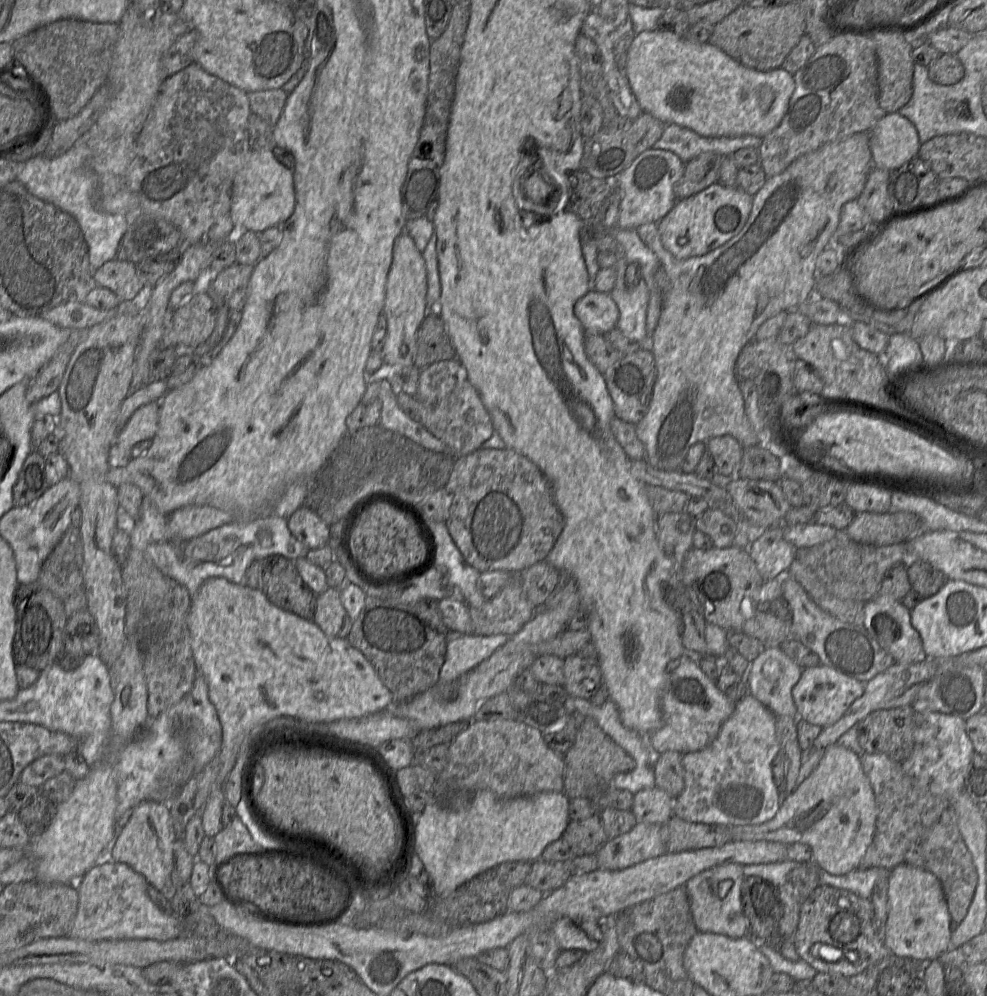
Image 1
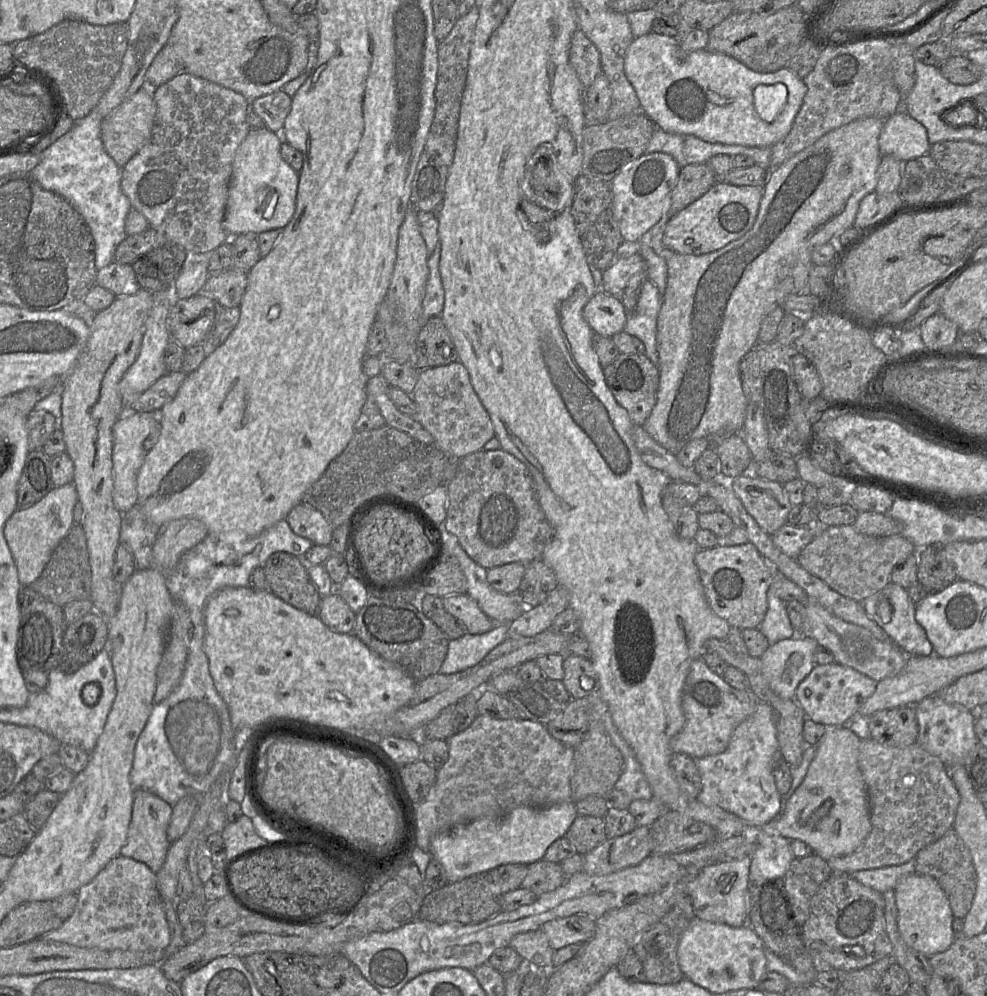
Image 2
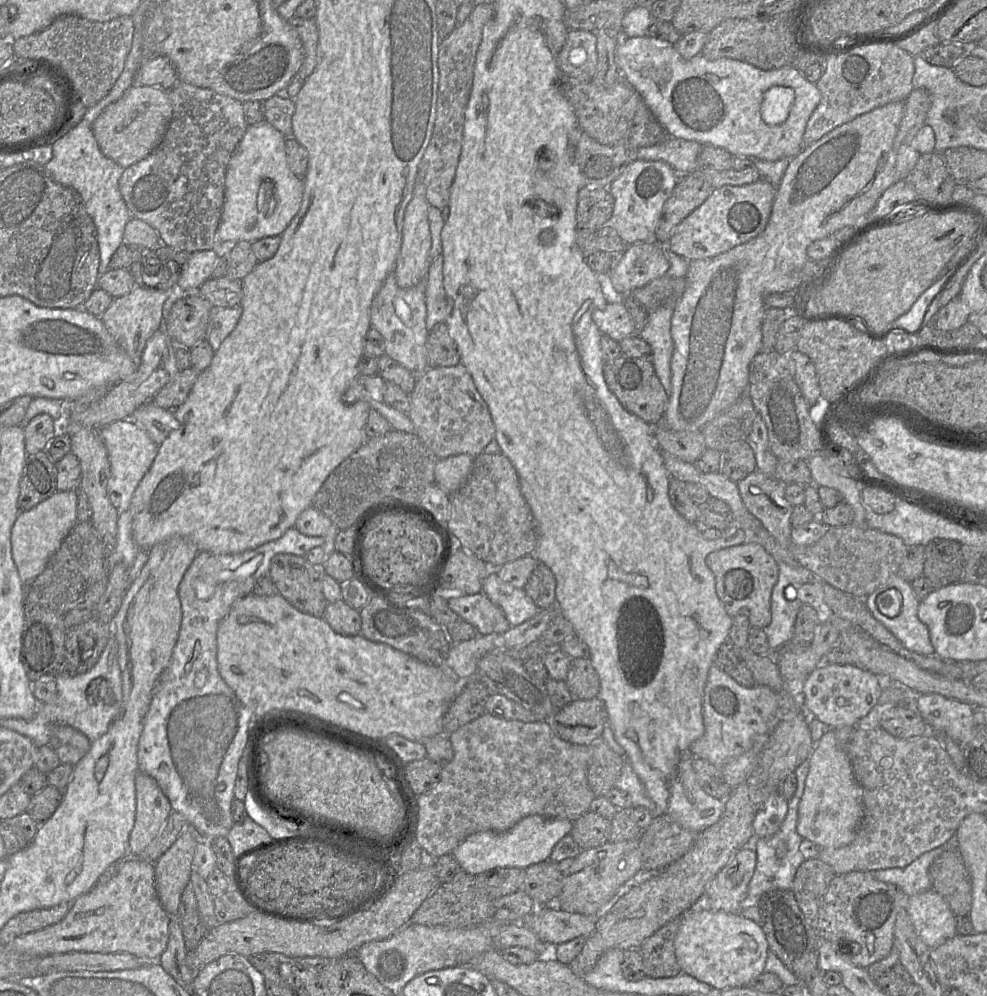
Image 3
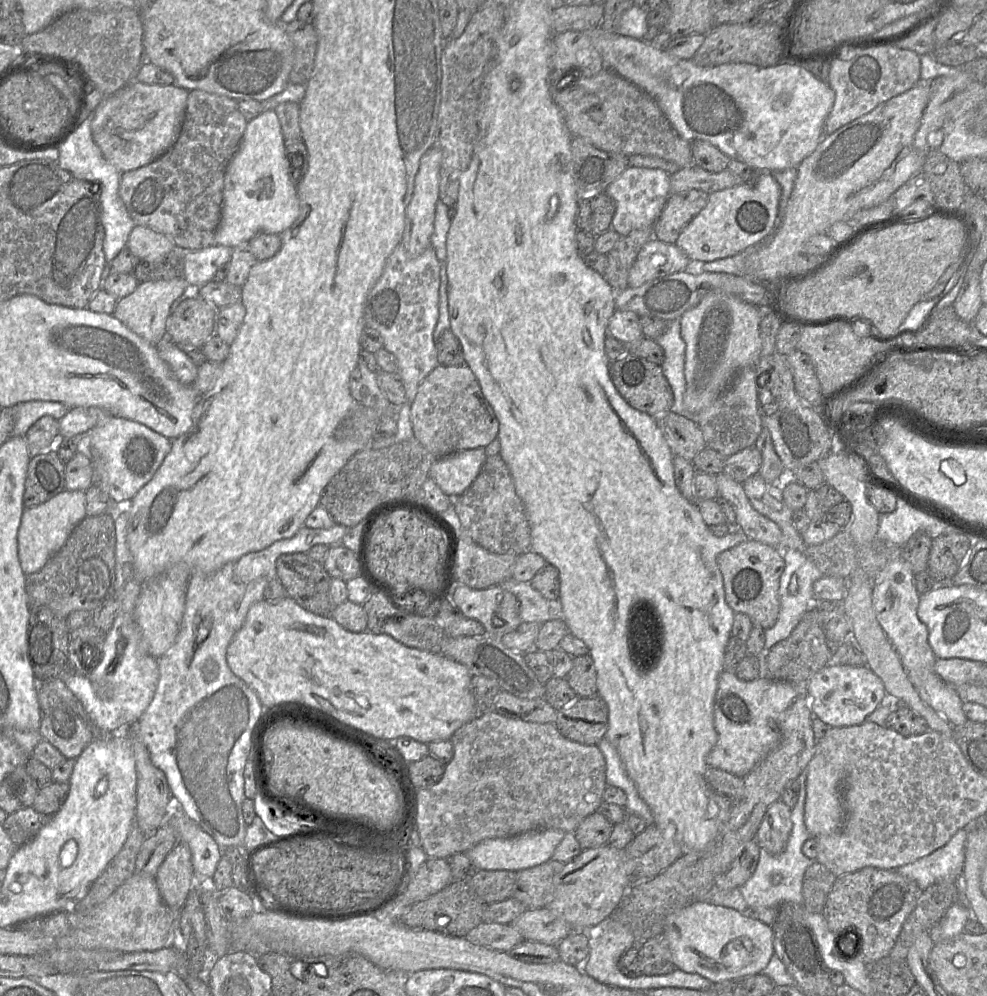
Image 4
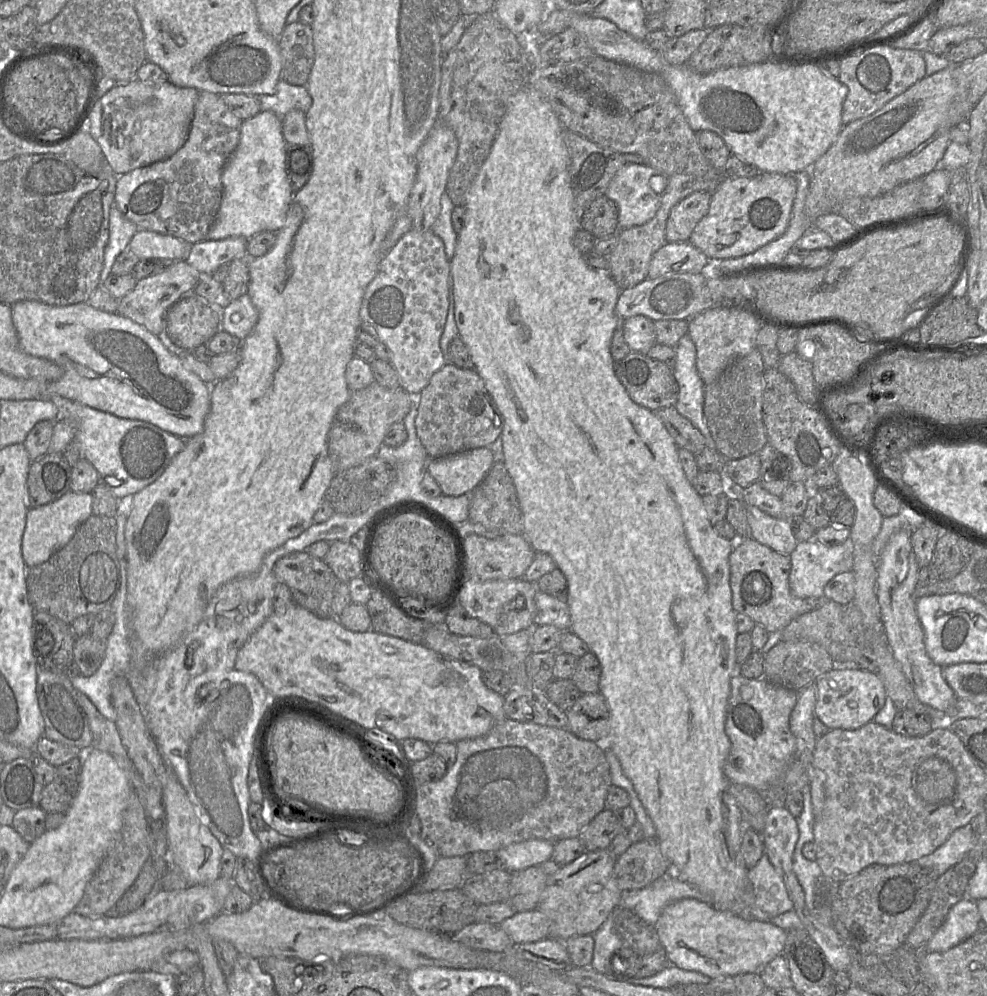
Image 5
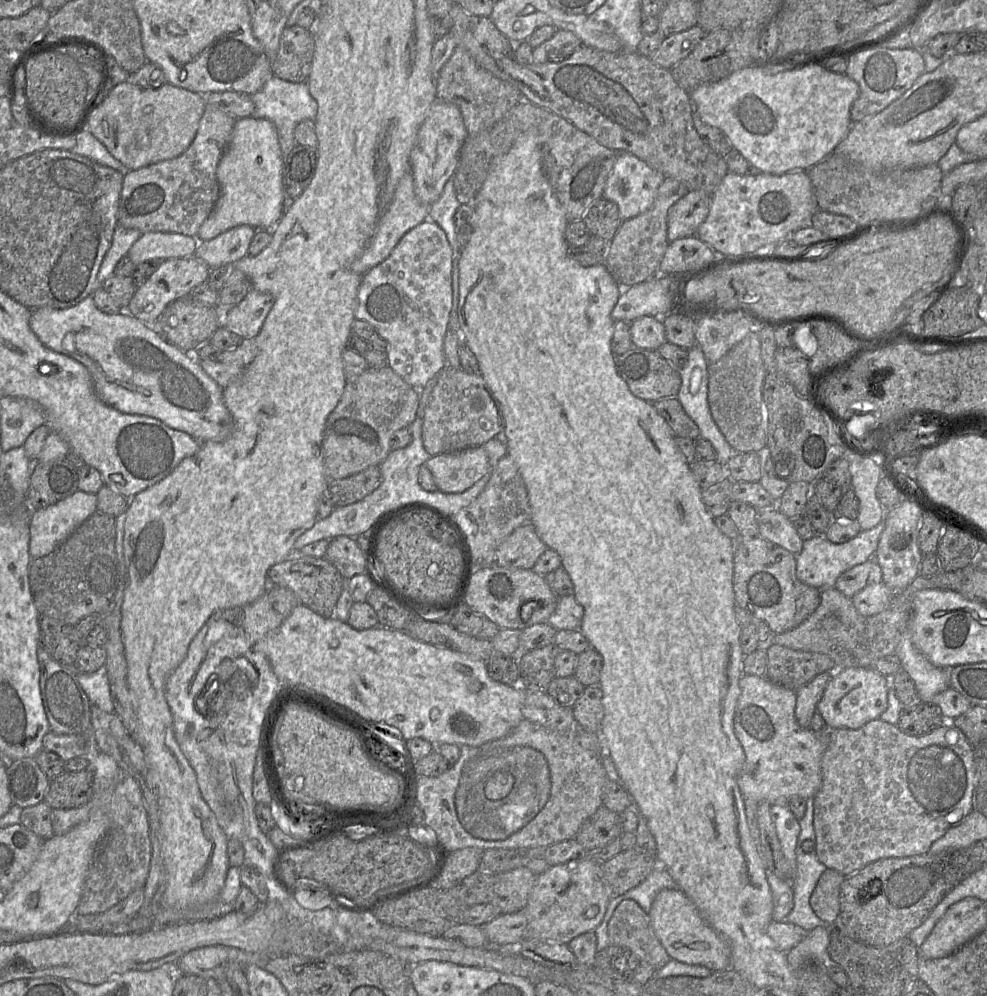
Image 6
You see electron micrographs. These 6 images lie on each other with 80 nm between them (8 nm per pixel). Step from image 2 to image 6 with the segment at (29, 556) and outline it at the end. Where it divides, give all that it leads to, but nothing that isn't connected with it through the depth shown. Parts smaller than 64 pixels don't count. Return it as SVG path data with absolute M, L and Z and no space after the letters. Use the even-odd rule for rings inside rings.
M80 490L56 504L33 511L29 523L29 554L31 559L44 557L53 552L95 512L97 512L97 495Z

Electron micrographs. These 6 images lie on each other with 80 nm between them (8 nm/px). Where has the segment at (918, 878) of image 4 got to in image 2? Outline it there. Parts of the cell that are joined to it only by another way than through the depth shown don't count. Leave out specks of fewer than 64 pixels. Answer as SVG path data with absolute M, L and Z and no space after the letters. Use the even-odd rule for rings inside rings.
M913 859L902 865L862 870L849 875L864 886L884 893L888 890L894 891L901 879L914 873L916 873L916 870Z

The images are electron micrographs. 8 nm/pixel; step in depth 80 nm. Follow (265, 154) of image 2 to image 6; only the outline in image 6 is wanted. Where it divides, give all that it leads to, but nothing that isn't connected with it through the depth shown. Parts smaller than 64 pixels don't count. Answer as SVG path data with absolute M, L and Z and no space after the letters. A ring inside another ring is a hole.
M263 118L236 119L230 141L217 167L219 198L200 226L198 241L211 240L223 232L240 225L258 229L271 229L284 214L284 157L274 124Z

